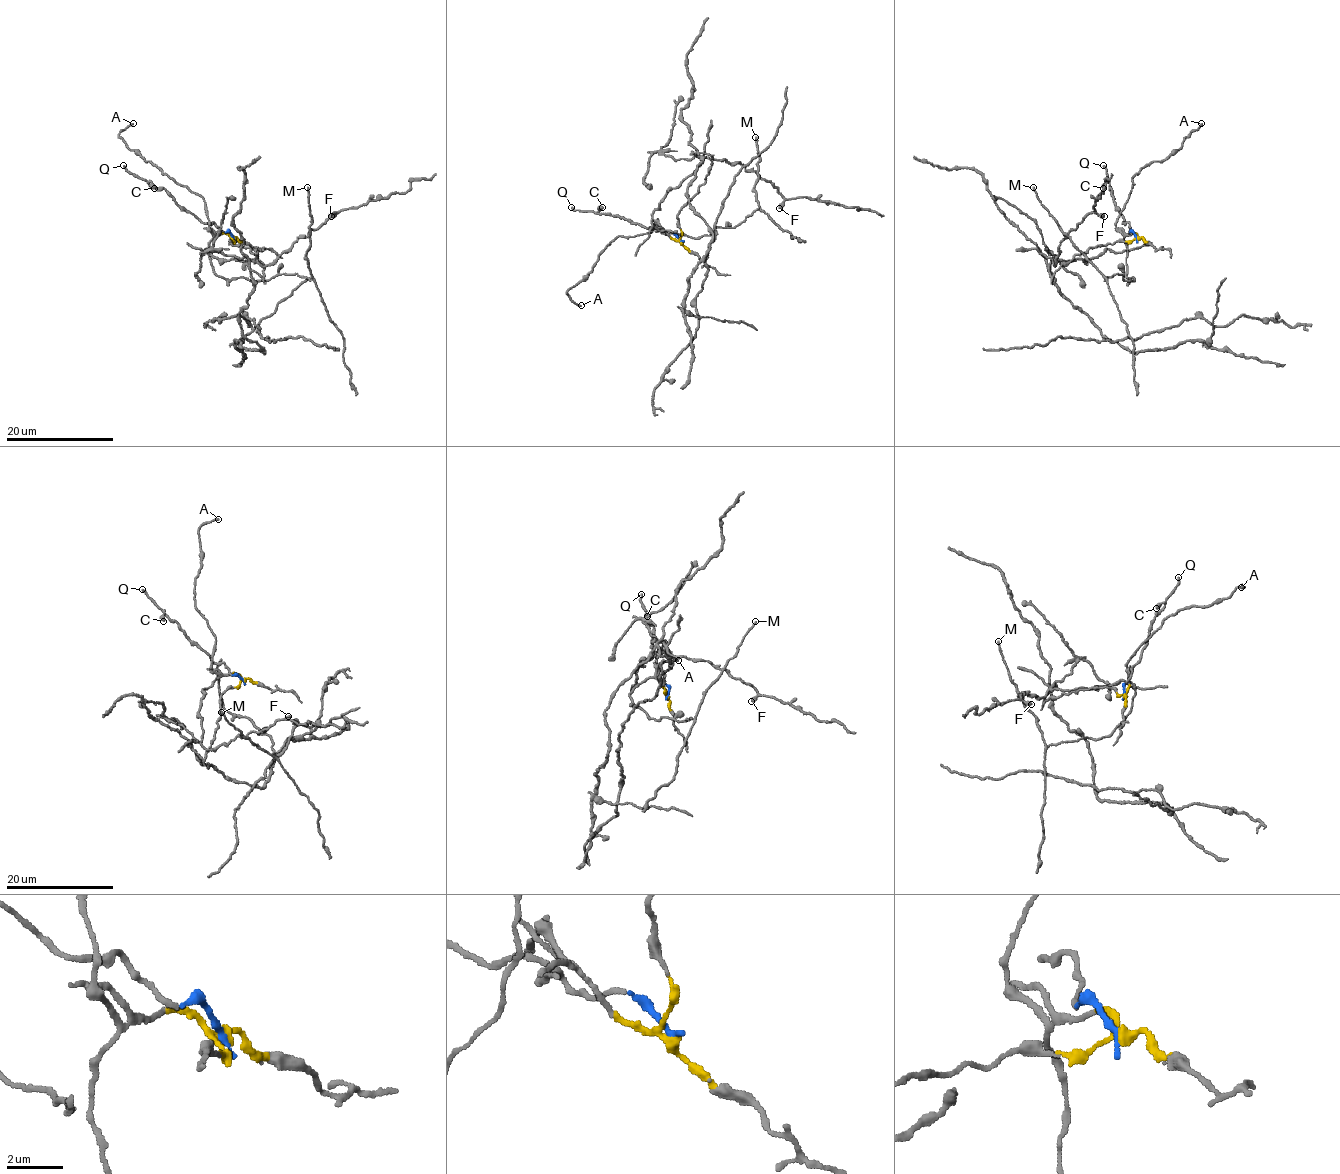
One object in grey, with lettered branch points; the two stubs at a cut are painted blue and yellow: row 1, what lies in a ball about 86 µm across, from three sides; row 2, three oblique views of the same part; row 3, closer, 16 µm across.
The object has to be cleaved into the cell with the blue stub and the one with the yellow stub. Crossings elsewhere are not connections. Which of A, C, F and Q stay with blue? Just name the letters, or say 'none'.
C, Q

